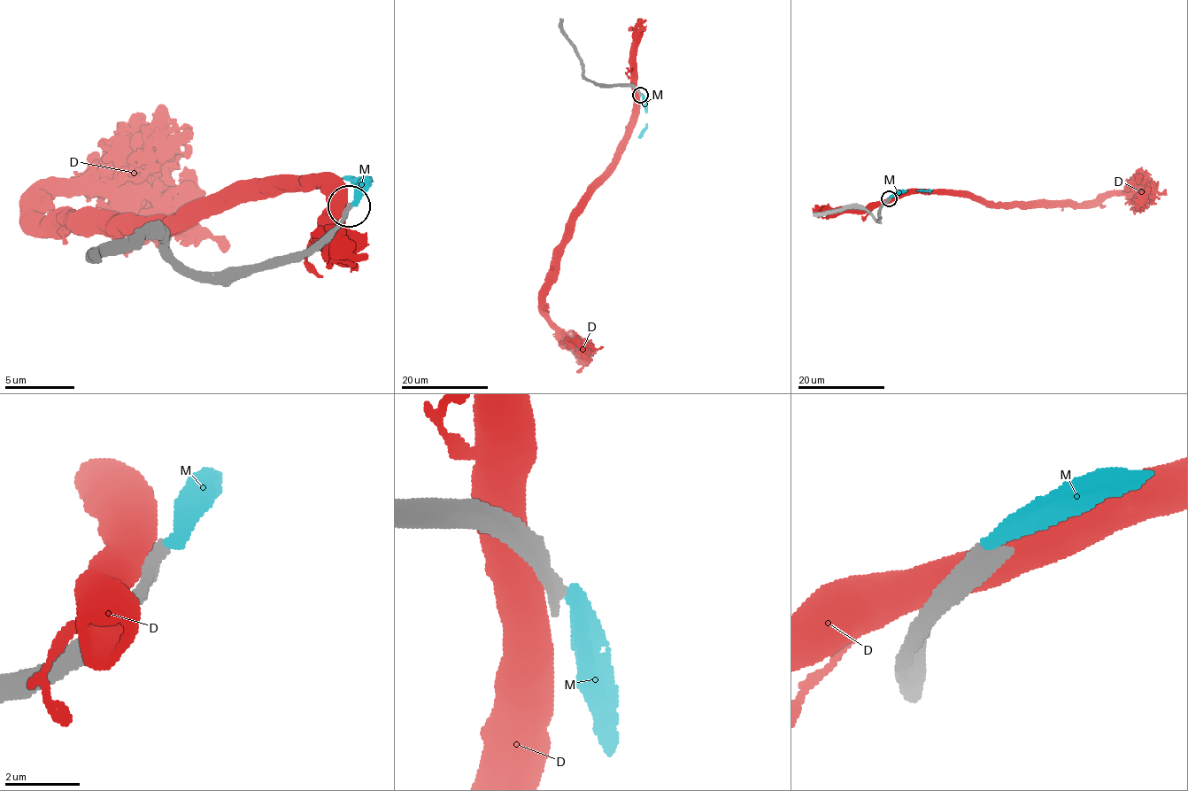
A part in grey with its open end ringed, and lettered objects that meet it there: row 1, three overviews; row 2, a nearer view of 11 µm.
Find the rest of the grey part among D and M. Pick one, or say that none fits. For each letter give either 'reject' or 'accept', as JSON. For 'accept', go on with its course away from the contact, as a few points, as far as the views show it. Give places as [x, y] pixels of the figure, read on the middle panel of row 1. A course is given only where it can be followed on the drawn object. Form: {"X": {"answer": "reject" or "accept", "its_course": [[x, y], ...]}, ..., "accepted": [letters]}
{"D": {"answer": "reject"}, "M": {"answer": "reject"}, "accepted": []}

